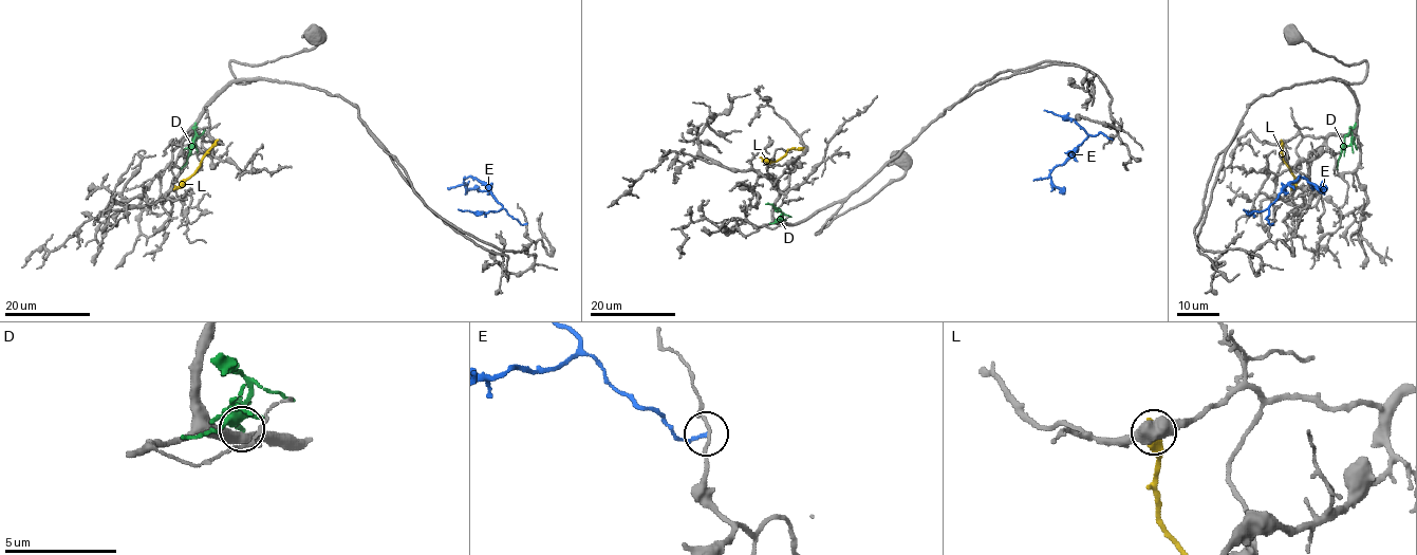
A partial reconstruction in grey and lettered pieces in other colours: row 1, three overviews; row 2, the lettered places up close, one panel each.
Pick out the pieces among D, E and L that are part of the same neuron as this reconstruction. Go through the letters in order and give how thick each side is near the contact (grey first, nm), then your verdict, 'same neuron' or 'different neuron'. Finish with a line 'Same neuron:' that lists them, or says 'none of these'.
D: 480 nm thick on the grey side, 240 nm on the other; different neuron
E: 120 nm thick on the grey side, 150 nm on the other; different neuron
L: 500 nm thick on the grey side, 600 nm on the other; different neuron
Same neuron: none of these

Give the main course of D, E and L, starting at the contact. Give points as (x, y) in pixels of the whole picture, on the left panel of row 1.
D: (196, 125), (193, 147), (180, 169)
E: (526, 224), (522, 225), (510, 217), (482, 182), (471, 177), (464, 180), (465, 186), (479, 190)
L: (216, 143), (200, 167), (173, 189)

